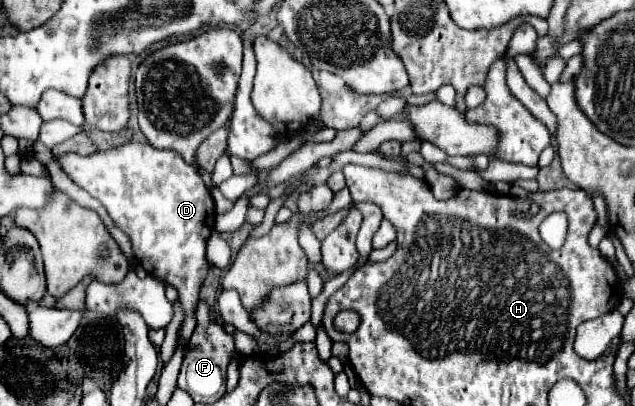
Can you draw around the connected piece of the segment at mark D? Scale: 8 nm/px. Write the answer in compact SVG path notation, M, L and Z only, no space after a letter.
M128 142L120 148L96 152L92 156L66 152L64 156L56 156L56 162L74 184L78 184L82 190L86 190L90 196L102 202L114 224L130 236L136 260L144 266L144 270L180 292L180 304L184 310L180 342L188 342L196 324L194 312L198 304L200 286L210 270L210 264L206 260L206 242L214 228L214 200L198 170L192 164L186 164L182 156L178 156L178 152L174 150L156 150L154 146L140 142Z

